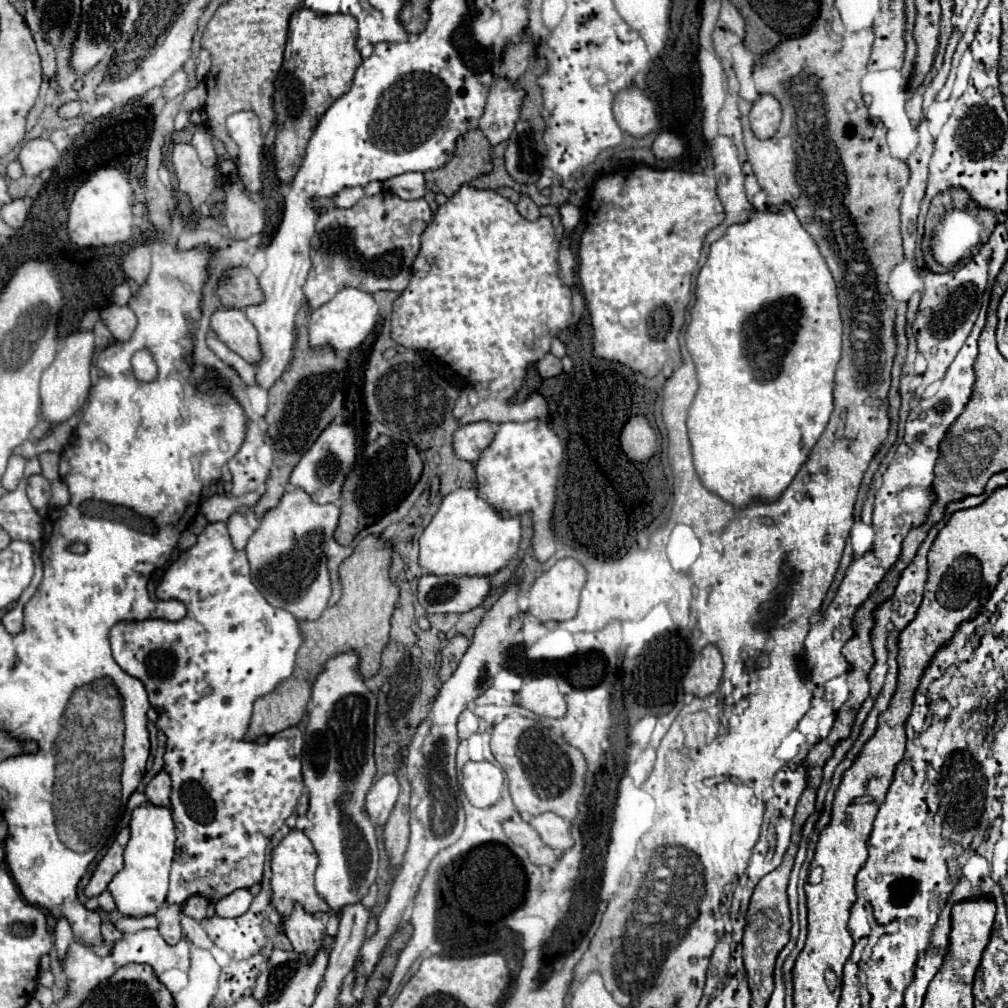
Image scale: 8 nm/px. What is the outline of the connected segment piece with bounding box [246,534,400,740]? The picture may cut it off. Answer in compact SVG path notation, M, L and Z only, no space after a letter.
M370 534L342 562L340 566L342 598L334 606L326 608L318 620L298 622L300 632L304 636L304 644L298 650L296 668L288 680L276 686L276 690L254 702L254 714L246 740L256 740L262 734L272 736L276 732L296 726L302 720L302 714L306 712L306 704L312 694L310 686L314 684L318 672L322 670L322 664L330 656L354 648L362 656L360 672L364 678L370 678L380 670L382 652L390 642L390 628L392 628L390 620L394 610L398 608L398 598L400 598L398 586L390 580L392 554L394 554L392 542L382 540L376 534Z

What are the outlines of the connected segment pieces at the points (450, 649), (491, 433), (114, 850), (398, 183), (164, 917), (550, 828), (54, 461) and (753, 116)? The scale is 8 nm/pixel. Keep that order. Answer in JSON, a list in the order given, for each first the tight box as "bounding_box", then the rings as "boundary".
[{"bounding_box":[440,634,468,682],"boundary":[[[456,634],[452,640],[448,640],[448,644],[442,650],[442,668],[440,668],[440,680],[444,682],[446,678],[450,678],[450,674],[456,670],[460,658],[464,656],[466,648],[468,648],[468,638],[462,634]]]},{"bounding_box":[454,422,498,464],"boundary":[[[472,422],[460,426],[460,430],[454,434],[454,452],[460,460],[476,464],[482,456],[482,452],[492,444],[496,436],[498,424],[492,422]]]},{"bounding_box":[84,828,130,896],"boundary":[[[122,828],[120,834],[116,836],[114,844],[106,852],[106,856],[98,862],[98,866],[84,890],[86,896],[100,896],[108,888],[110,880],[124,868],[124,848],[126,848],[128,840],[130,840],[130,828]]]},{"bounding_box":[384,172,428,200],"boundary":[[[408,172],[402,176],[394,176],[394,180],[384,182],[384,188],[404,200],[416,200],[416,198],[424,198],[428,194],[424,174],[420,174],[420,172]]]},{"bounding_box":[156,904,184,946],"boundary":[[[162,904],[160,910],[156,912],[158,920],[160,920],[160,934],[166,940],[166,944],[174,946],[178,944],[184,936],[182,936],[182,928],[180,928],[180,908],[174,908],[174,904]]]},{"bounding_box":[530,812,574,852],"boundary":[[[544,812],[530,820],[530,824],[538,830],[542,840],[556,852],[564,852],[574,846],[572,838],[572,822],[564,820],[554,812]]]},{"bounding_box":[40,454,58,480],"boundary":[[[40,454],[40,464],[42,464],[42,476],[46,476],[48,480],[58,480],[58,454]]]},{"bounding_box":[750,94,782,138],"boundary":[[[766,94],[754,102],[750,110],[750,126],[756,138],[772,138],[780,126],[780,120],[782,108],[774,96]]]}]

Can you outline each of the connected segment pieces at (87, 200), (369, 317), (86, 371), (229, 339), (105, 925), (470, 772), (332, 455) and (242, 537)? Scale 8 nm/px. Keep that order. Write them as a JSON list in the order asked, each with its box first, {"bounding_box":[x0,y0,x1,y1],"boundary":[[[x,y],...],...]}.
[{"bounding_box":[70,168,132,246],"boundary":[[[98,168],[74,194],[70,204],[70,240],[78,246],[110,246],[128,240],[128,226],[132,222],[132,188],[126,176],[116,168]]]},{"bounding_box":[308,288,380,352],"boundary":[[[344,288],[328,304],[316,308],[310,314],[310,326],[308,326],[308,330],[310,330],[310,344],[314,348],[322,348],[328,342],[338,352],[354,350],[374,330],[376,320],[378,320],[378,312],[380,312],[380,308],[378,308],[378,302],[374,300],[372,294],[362,292],[358,288]]]},{"bounding_box":[40,330,94,426],"boundary":[[[76,330],[74,334],[66,336],[58,348],[58,354],[50,368],[42,376],[40,384],[40,396],[42,396],[42,416],[52,426],[68,420],[74,416],[80,406],[84,404],[88,390],[90,390],[90,366],[94,356],[94,332],[82,332]]]},{"bounding_box":[210,310,262,366],"boundary":[[[218,310],[212,314],[210,324],[218,338],[248,364],[258,366],[262,362],[258,332],[246,318],[244,310]]]},{"bounding_box":[102,920,122,942],"boundary":[[[106,920],[102,922],[102,936],[106,942],[118,942],[122,938],[122,932],[110,920]]]},{"bounding_box":[462,762,502,808],"boundary":[[[468,762],[462,768],[462,788],[470,804],[478,808],[490,808],[502,798],[502,768],[490,762]]]},{"bounding_box":[290,422,358,504],"boundary":[[[332,422],[326,426],[326,430],[320,434],[320,438],[310,446],[310,450],[302,456],[302,460],[296,464],[290,476],[290,486],[292,488],[304,488],[318,500],[320,504],[326,502],[336,502],[340,498],[342,486],[352,472],[358,456],[358,446],[356,446],[356,434],[354,428],[346,422]]]},{"bounding_box":[230,512,254,550],"boundary":[[[234,512],[230,516],[230,538],[232,538],[232,544],[234,544],[236,550],[244,550],[246,548],[246,542],[252,536],[252,532],[254,530],[248,526],[244,514]]]}]

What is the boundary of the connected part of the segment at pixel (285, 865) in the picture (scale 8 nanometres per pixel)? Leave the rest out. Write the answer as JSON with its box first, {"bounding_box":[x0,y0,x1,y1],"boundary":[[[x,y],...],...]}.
{"bounding_box":[272,830,338,936],"boundary":[[[292,830],[278,848],[272,852],[272,902],[280,916],[288,916],[294,902],[300,902],[306,912],[326,912],[328,914],[328,932],[336,936],[338,932],[338,912],[332,910],[324,898],[318,896],[314,888],[314,872],[318,866],[318,854],[310,842],[310,838],[302,830]]]}

